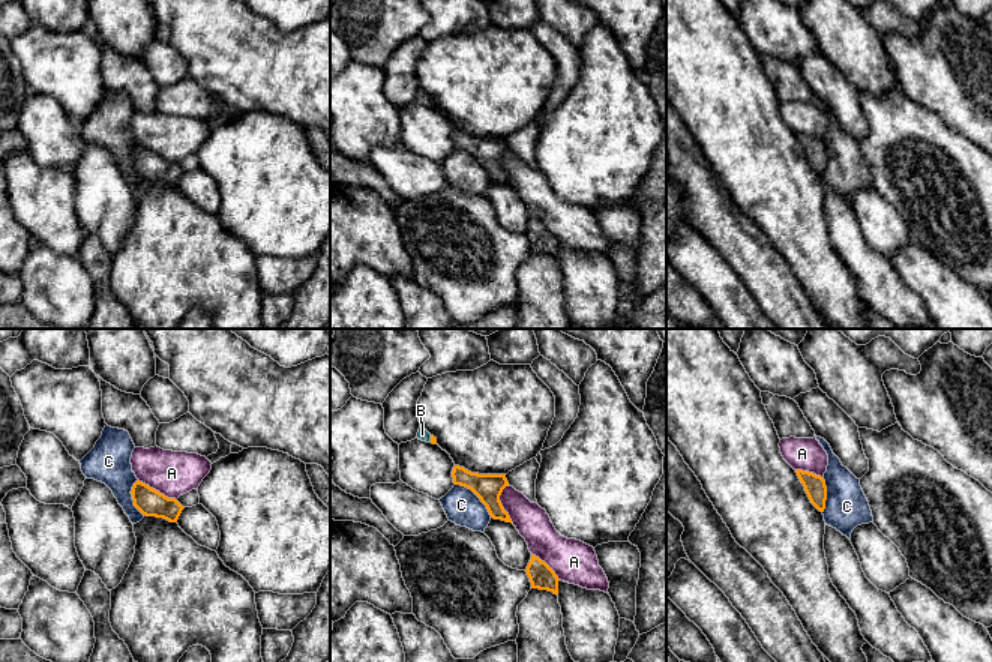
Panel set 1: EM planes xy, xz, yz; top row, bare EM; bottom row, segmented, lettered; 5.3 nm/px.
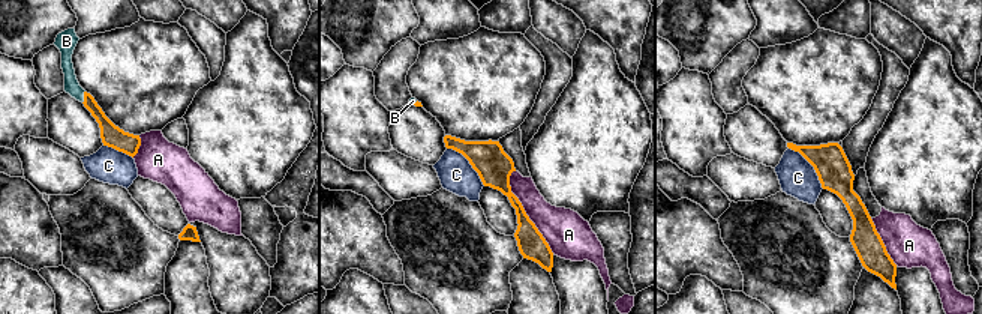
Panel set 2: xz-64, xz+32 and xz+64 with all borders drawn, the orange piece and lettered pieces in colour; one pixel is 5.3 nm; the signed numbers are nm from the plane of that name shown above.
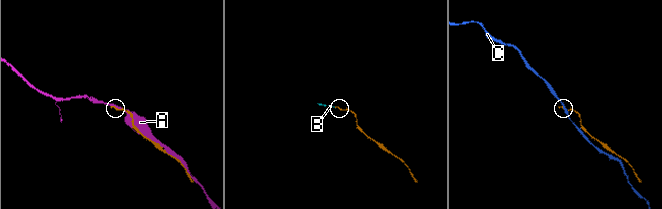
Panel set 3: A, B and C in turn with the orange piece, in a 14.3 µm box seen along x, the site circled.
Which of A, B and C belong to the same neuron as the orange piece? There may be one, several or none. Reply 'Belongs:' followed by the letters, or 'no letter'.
Belongs: B

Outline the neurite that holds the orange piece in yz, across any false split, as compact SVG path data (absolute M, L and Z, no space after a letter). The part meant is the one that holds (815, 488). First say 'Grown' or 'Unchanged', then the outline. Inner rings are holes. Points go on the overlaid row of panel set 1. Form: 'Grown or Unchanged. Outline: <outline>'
Unchanged. Outline: M795 470L795 473L800 482L803 483L810 503L819 512L824 512L825 500L827 500L827 486L825 486L824 477L809 473L809 471L803 471L803 470Z

